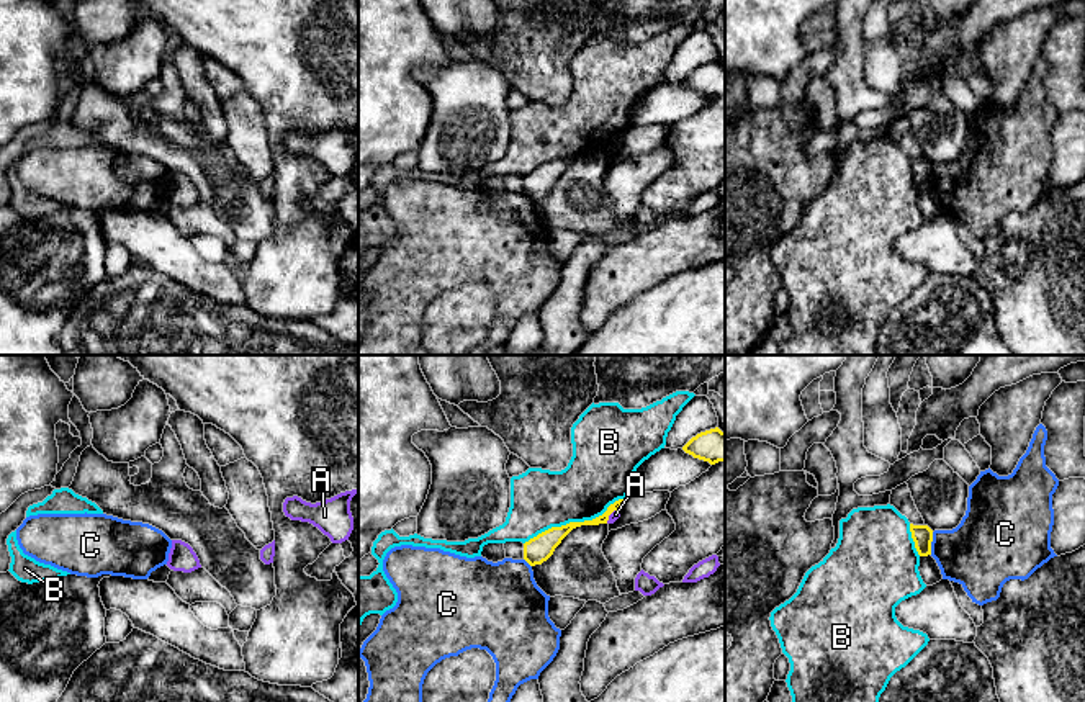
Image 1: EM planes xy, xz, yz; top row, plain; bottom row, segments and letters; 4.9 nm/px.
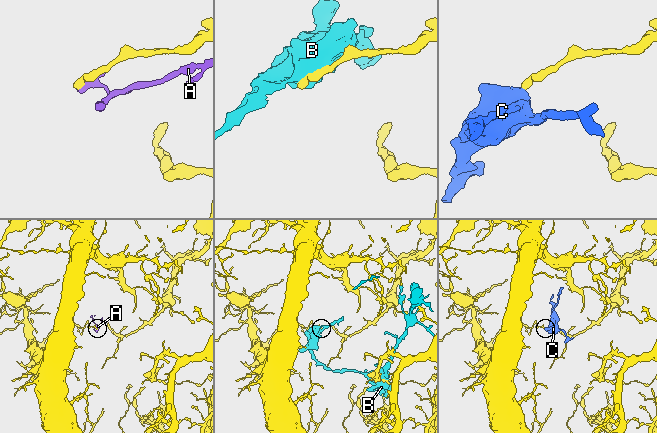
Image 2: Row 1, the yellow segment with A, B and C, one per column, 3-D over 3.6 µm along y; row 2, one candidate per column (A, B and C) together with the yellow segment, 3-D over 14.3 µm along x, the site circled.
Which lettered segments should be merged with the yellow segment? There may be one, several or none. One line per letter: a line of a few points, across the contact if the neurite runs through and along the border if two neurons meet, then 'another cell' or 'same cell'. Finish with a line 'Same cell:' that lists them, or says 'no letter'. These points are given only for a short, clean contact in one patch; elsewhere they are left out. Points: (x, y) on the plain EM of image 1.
A: another cell
B: another cell
C: yz (933, 166), (930, 187) | another cell
Same cell: no letter

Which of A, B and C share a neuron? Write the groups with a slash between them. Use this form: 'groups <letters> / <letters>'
groups A / B / C

